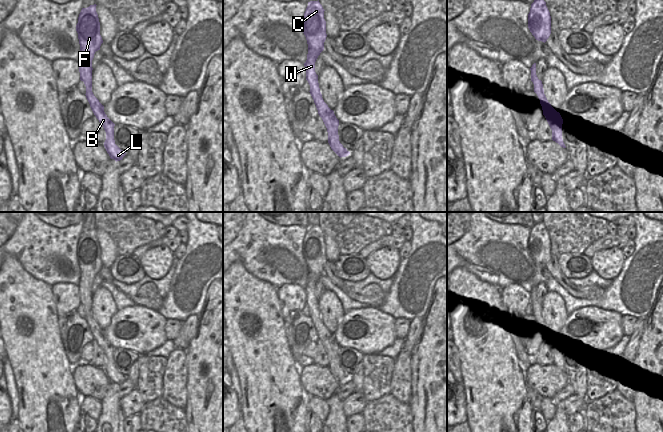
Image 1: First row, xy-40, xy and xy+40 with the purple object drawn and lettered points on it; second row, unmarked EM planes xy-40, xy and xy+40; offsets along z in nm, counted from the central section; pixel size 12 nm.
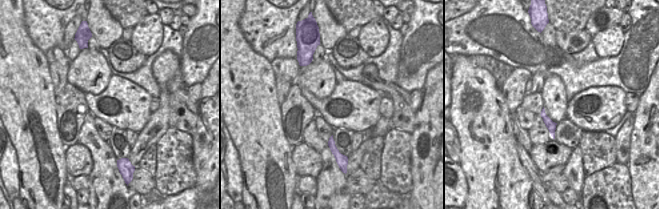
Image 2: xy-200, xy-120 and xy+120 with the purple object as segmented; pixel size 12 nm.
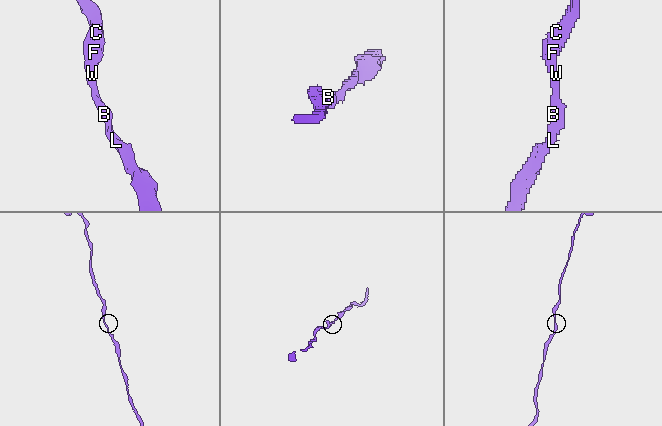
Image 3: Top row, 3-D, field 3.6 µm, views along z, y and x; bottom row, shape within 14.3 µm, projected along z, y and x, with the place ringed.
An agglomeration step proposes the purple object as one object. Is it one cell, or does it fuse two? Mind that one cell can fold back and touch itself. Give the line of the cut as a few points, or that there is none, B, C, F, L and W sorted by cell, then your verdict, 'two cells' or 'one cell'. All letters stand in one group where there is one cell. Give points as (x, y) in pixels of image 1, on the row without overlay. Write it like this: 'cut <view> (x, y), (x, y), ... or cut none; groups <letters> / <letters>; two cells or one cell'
cut none; groups B C F L W; one cell

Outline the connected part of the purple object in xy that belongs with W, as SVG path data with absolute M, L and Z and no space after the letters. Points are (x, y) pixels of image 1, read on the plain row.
M319 224L308 226L303 240L303 257L308 268L307 284L304 290L306 292L306 304L310 309L309 316L314 324L318 338L327 352L328 367L331 373L341 382L348 380L350 376L339 365L339 344L336 342L334 335L324 326L319 312L318 299L315 296L315 286L324 274L324 266L327 261L324 235Z

